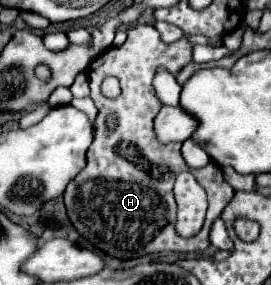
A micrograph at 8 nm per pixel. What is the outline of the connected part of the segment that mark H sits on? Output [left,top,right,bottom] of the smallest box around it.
[63,24,235,260]

